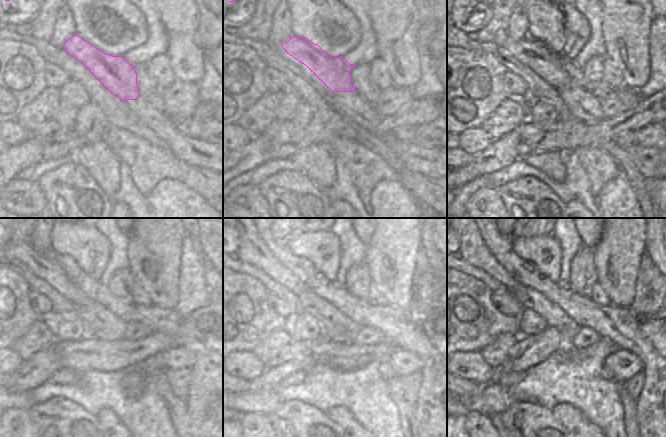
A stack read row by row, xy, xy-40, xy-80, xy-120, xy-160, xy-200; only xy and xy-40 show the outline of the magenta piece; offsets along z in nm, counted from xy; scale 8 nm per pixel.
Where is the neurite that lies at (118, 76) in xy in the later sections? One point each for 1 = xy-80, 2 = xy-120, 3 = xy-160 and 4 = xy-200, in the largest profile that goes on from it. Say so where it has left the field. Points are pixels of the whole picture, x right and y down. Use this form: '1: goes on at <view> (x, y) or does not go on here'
1: goes on at xy-80 (530, 52)
2: goes on at xy-120 (45, 261)
3: goes on at xy-160 (252, 250)
4: goes on at xy-200 (472, 249)

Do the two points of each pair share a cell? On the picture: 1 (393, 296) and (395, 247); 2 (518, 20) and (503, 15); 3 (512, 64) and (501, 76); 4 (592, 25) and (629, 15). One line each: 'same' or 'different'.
1: same
2: same
3: different
4: different

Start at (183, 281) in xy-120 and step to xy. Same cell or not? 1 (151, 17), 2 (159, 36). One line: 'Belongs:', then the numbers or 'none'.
Belongs: none

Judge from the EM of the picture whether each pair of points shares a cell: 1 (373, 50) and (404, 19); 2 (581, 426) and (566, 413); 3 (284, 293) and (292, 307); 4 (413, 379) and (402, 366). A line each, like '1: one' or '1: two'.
1: two
2: one
3: two
4: two

